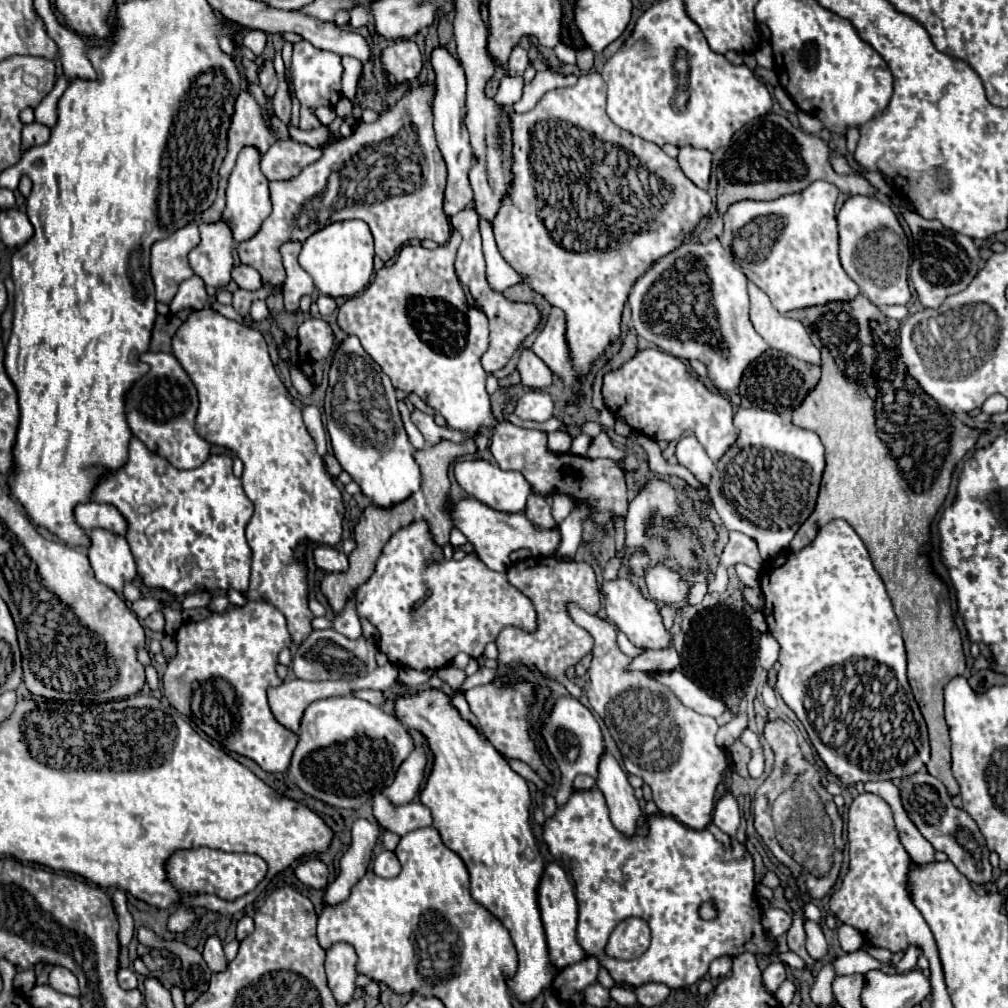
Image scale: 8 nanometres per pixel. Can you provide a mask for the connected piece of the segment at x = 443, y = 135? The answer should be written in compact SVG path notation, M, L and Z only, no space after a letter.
M437 46L431 52L431 64L435 70L435 98L433 98L433 118L435 118L435 138L439 150L447 164L447 188L445 188L445 214L455 216L473 200L471 184L467 180L467 172L473 166L473 152L465 126L465 98L467 98L467 78L461 62L447 50L447 46Z

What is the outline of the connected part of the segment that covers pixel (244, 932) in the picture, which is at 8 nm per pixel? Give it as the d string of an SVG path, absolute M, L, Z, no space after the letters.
M243 916L243 918L239 920L239 924L237 924L237 940L241 942L241 940L247 938L251 932L253 932L253 918Z

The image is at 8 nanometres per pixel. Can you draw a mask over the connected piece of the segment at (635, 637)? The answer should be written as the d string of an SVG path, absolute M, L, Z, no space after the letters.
M627 578L605 580L601 584L601 594L605 596L607 618L621 632L625 632L635 646L643 646L643 648L665 648L665 646L669 646L669 632L663 626L663 620L659 616L657 604L653 600L643 598L639 588L631 580L627 580Z

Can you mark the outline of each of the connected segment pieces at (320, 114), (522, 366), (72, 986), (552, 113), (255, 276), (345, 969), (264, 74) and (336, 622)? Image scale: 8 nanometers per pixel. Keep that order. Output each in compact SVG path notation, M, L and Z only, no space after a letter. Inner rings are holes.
M318 107L315 109L315 115L319 119L319 121L328 126L336 117L336 112L333 107Z
M531 350L521 352L521 360L517 364L517 370L521 374L523 386L527 386L531 390L547 390L553 384L551 370Z
M53 966L53 970L49 972L49 984L57 992L63 992L69 996L79 996L79 986L77 986L75 974L63 966Z
M599 72L581 74L575 86L555 88L543 94L531 112L511 114L513 180L499 202L497 216L493 218L495 240L503 260L519 274L527 276L525 282L533 290L565 312L567 342L577 374L587 374L589 366L619 336L621 312L633 284L649 270L651 264L679 248L699 224L699 202L693 202L693 196L699 198L699 188L681 172L677 160L669 158L657 144L633 136L611 122L605 112L605 90L607 84ZM645 170L647 196L641 186L641 178L637 182L629 182L627 186L627 180L631 180L633 174L639 176ZM655 176L671 190L665 206L663 196L667 196L667 192L663 192L663 186L651 186ZM659 208L663 208L659 214L661 224L651 226L649 230L639 230L647 224L647 220L651 220L651 216L655 216L655 212L659 212ZM631 232L633 238L627 244L619 242L623 236L631 236Z
M239 264L231 270L231 278L237 282L239 288L245 288L245 290L259 290L263 284L261 284L261 276L255 268L247 266L247 264Z
M335 944L327 952L327 962L325 962L327 982L329 982L329 988L331 988L339 1006L349 1004L357 990L355 960L357 960L355 950L349 944Z
M265 62L263 68L261 68L261 74L259 74L259 80L261 80L261 86L265 90L267 96L273 96L275 94L275 88L277 88L277 76L275 76L275 70L271 66L271 62Z
M347 604L347 612L327 620L327 618L315 618L313 620L313 628L335 628L337 632L349 636L349 638L357 638L361 636L361 624L357 618L357 610L353 604Z

